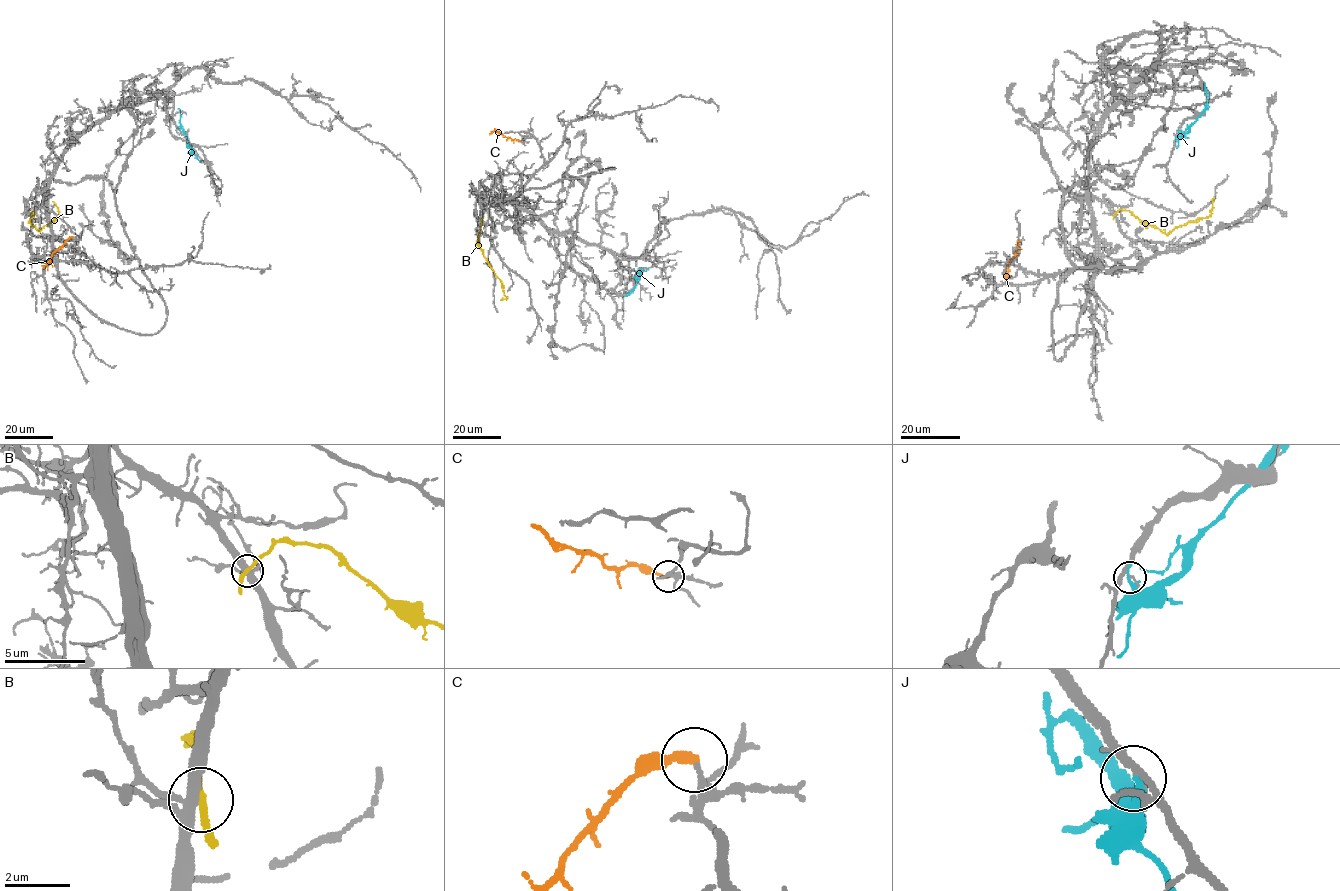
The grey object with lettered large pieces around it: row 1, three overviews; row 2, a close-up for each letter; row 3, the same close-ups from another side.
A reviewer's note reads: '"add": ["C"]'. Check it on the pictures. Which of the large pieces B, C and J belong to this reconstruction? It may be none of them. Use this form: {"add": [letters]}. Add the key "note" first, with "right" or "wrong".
{"note": "wrong", "add": []}

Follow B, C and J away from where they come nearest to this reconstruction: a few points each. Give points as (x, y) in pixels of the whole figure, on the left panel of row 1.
B: (34, 216), (32, 212), (30, 222), (39, 231), (54, 221), (58, 215), (52, 201)
C: (72, 237), (52, 254), (47, 270)
J: (193, 149), (182, 128), (178, 108)

